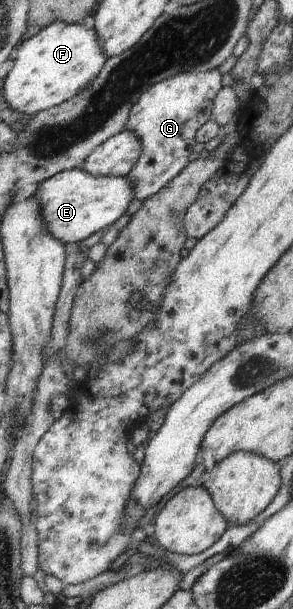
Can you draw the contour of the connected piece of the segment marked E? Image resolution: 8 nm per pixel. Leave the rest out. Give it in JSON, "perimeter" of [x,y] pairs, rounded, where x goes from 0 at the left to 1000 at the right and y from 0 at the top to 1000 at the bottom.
{"perimeter":[[[270,276],[195,284],[137,299],[109,320],[130,332],[140,358],[157,365],[154,374],[218,402],[270,401],[331,379],[379,373],[430,350],[437,337],[457,327],[430,292],[317,289]]]}

